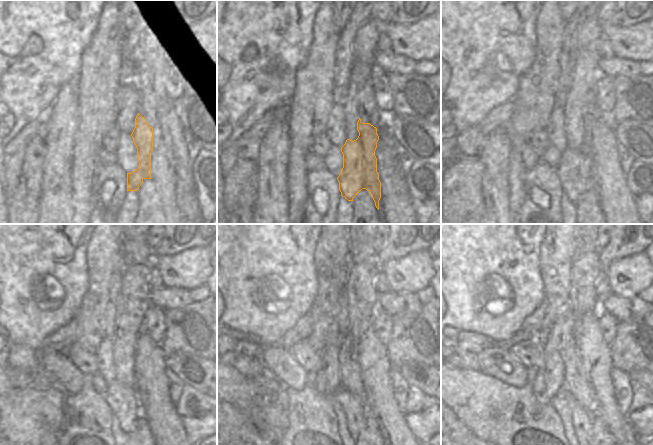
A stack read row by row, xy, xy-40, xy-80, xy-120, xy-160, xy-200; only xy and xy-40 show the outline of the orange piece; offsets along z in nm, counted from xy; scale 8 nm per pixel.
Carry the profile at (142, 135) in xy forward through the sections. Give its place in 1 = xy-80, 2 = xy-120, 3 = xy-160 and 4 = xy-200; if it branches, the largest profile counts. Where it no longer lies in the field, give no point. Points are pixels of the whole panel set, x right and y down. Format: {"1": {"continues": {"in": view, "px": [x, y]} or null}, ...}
{"1": {"continues": {"in": "xy-80", "px": [574, 169]}}, "2": {"continues": {"in": "xy-120", "px": [123, 400]}}, "3": {"continues": {"in": "xy-160", "px": [354, 409]}}, "4": {"continues": {"in": "xy-200", "px": [581, 417]}}}

